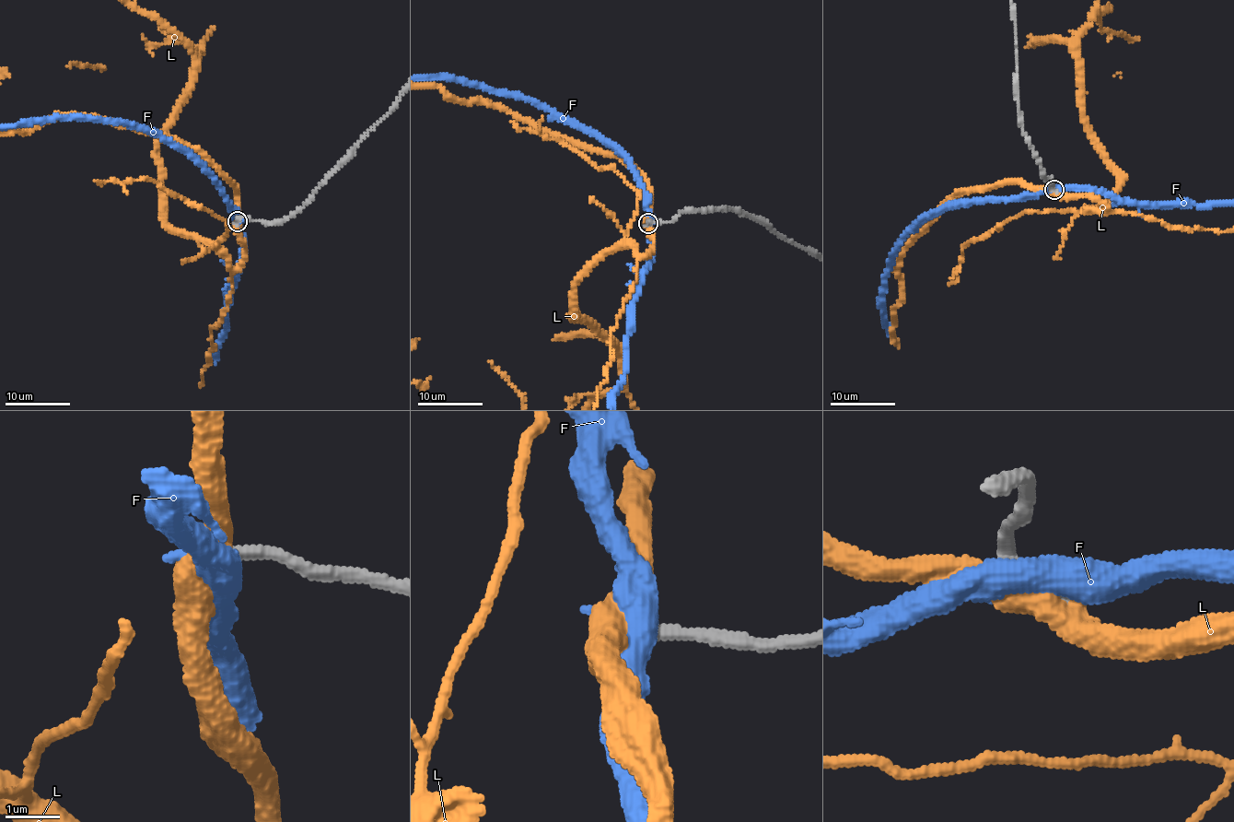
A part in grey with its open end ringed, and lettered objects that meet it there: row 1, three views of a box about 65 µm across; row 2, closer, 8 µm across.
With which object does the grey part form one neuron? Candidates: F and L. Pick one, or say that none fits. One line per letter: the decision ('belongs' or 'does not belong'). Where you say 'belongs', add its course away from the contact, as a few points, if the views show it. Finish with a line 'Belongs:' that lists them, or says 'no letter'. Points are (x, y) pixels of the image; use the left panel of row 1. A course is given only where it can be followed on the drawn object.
F: does not belong
L: belongs
Belongs: L

